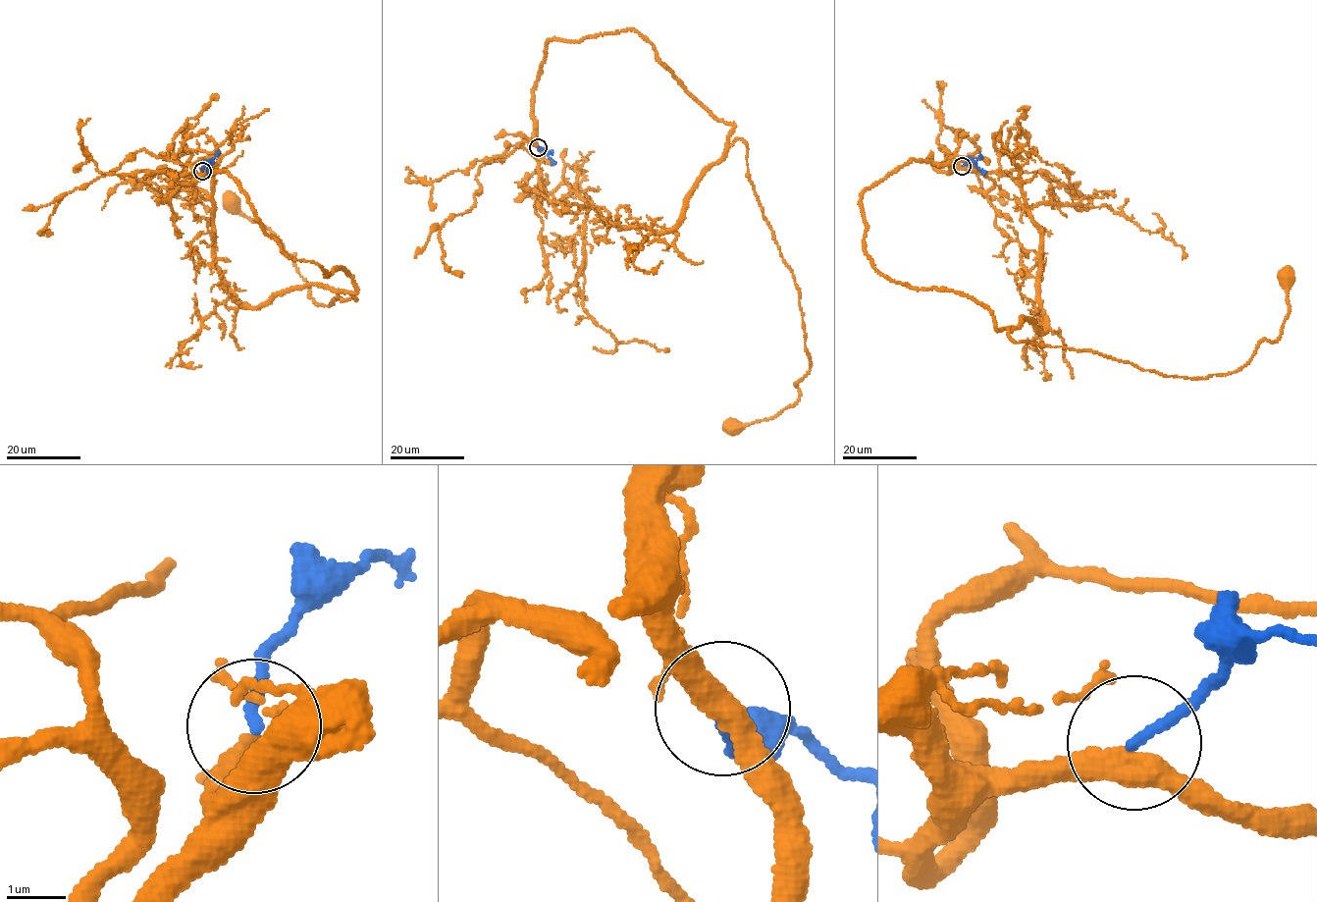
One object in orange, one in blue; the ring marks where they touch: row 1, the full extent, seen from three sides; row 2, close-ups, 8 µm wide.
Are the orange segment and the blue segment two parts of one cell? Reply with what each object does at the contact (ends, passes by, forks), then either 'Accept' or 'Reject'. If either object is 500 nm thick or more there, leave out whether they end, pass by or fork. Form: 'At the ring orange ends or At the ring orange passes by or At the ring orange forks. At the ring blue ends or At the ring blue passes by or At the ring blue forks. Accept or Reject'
At the ring orange passes by. At the ring blue ends. Reject

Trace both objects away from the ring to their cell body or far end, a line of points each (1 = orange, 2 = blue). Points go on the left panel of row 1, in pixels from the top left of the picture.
1: (202, 172), (235, 178), (289, 256), (344, 268), (356, 300), (313, 302), (295, 255), (231, 203)
2: (202, 172), (210, 161), (208, 173)

